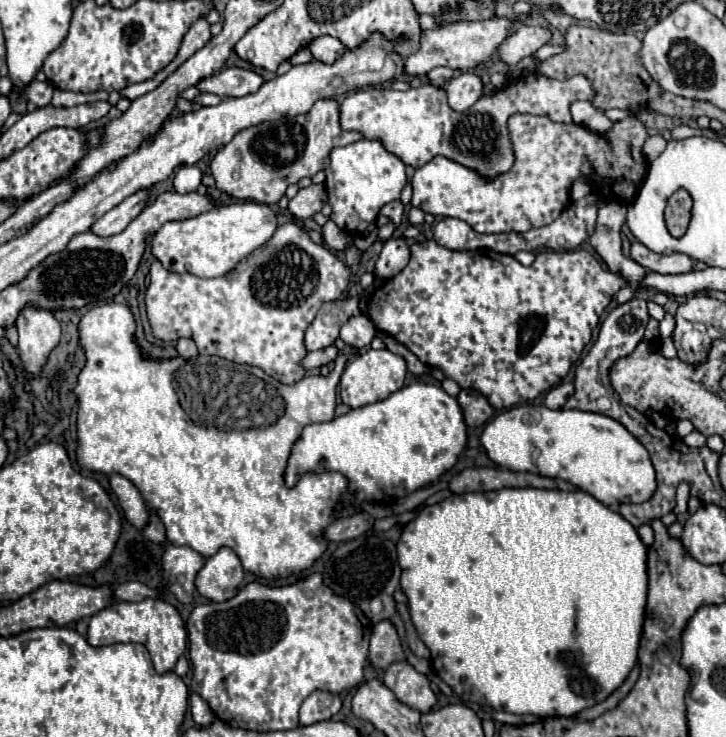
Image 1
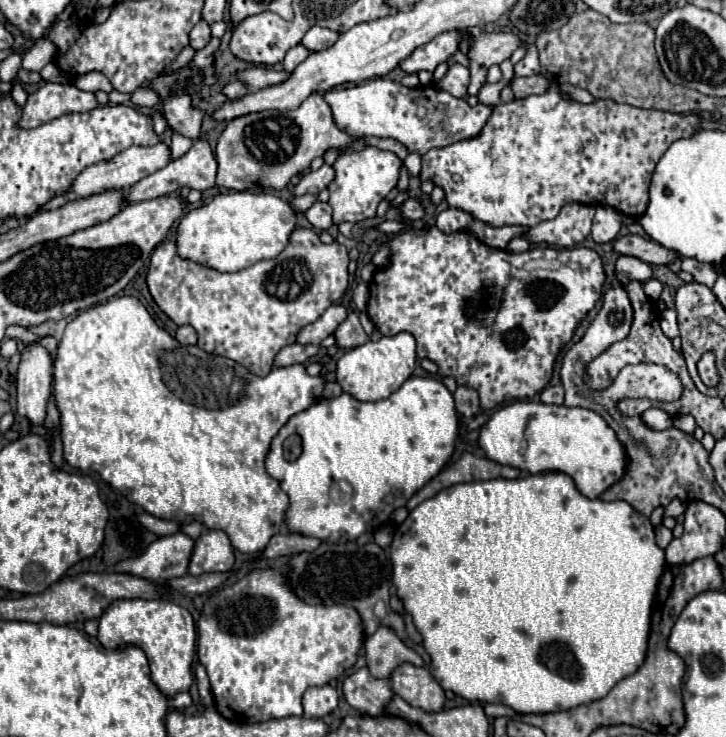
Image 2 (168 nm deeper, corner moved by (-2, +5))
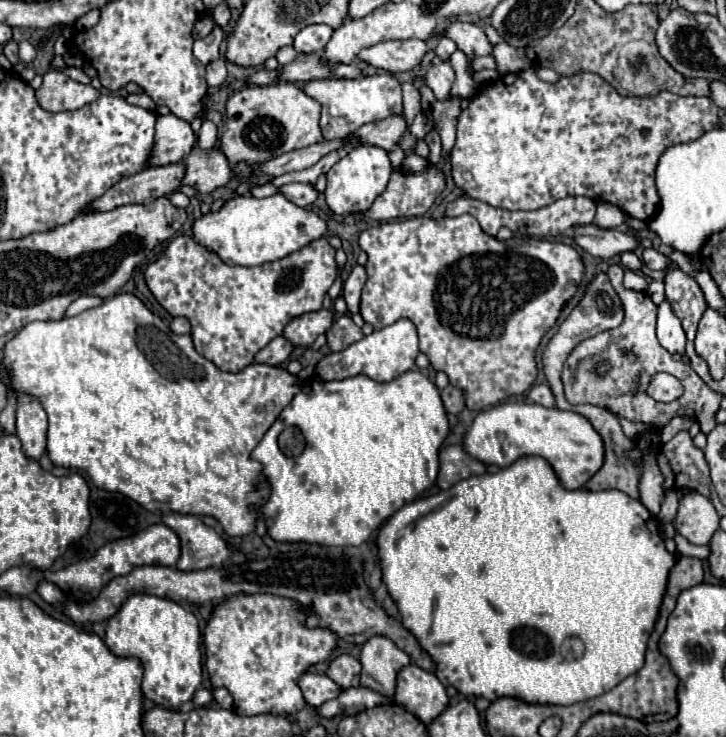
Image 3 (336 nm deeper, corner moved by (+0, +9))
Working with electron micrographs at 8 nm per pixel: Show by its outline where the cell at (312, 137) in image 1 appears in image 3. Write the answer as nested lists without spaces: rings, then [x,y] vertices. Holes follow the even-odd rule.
[[[275,83],[263,87],[245,87],[233,93],[225,103],[225,133],[221,149],[231,163],[261,163],[293,149],[321,143],[319,103],[307,97],[293,83]]]

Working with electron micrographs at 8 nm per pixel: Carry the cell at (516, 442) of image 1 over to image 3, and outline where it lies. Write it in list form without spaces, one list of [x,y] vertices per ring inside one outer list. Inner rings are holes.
[[[509,400],[481,411],[463,437],[463,449],[473,459],[497,467],[507,467],[523,455],[539,455],[553,467],[565,489],[583,487],[603,465],[603,439],[585,417],[521,400]]]

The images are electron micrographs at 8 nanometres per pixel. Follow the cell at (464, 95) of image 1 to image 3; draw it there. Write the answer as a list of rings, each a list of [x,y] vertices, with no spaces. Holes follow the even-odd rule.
[[[431,63],[425,71],[425,83],[431,87],[437,99],[445,99],[449,95],[453,79],[455,79],[455,73],[449,63],[439,63],[439,65]]]

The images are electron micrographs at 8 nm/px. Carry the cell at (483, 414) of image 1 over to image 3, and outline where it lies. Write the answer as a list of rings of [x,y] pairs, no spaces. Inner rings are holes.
[[[447,385],[447,387],[441,391],[441,399],[443,399],[443,405],[445,405],[445,411],[447,411],[447,413],[457,415],[457,413],[461,413],[461,409],[465,407],[461,389],[455,389],[453,385]]]

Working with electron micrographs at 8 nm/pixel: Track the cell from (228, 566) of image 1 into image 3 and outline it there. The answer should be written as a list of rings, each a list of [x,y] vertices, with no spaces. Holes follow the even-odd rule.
[[[167,513],[163,523],[169,525],[181,539],[181,557],[177,561],[179,571],[219,567],[229,557],[225,541],[197,515]]]

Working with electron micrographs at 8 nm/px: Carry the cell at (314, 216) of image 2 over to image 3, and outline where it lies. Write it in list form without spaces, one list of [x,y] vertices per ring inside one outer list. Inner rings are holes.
[[[289,183],[279,187],[279,193],[285,195],[289,201],[293,201],[299,207],[309,207],[317,199],[317,191],[313,185],[303,185],[303,183]]]

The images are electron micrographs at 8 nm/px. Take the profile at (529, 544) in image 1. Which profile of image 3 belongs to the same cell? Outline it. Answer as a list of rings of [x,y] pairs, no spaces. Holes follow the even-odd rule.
[[[519,457],[515,463],[511,463],[505,469],[499,469],[497,473],[483,473],[459,481],[447,491],[439,491],[435,495],[411,503],[407,509],[407,517],[405,507],[391,515],[381,525],[375,537],[375,543],[379,547],[381,575],[391,599],[399,607],[403,627],[415,635],[415,639],[431,657],[435,657],[435,663],[439,665],[435,675],[443,685],[453,685],[463,695],[485,697],[489,701],[495,701],[499,697],[519,697],[531,703],[573,705],[575,701],[585,701],[603,695],[605,691],[613,689],[619,681],[633,675],[645,665],[647,639],[653,631],[659,605],[667,587],[667,575],[675,565],[675,557],[667,553],[659,533],[659,523],[643,507],[641,501],[631,499],[625,493],[619,493],[617,489],[569,491],[561,487],[555,471],[543,457]]]

